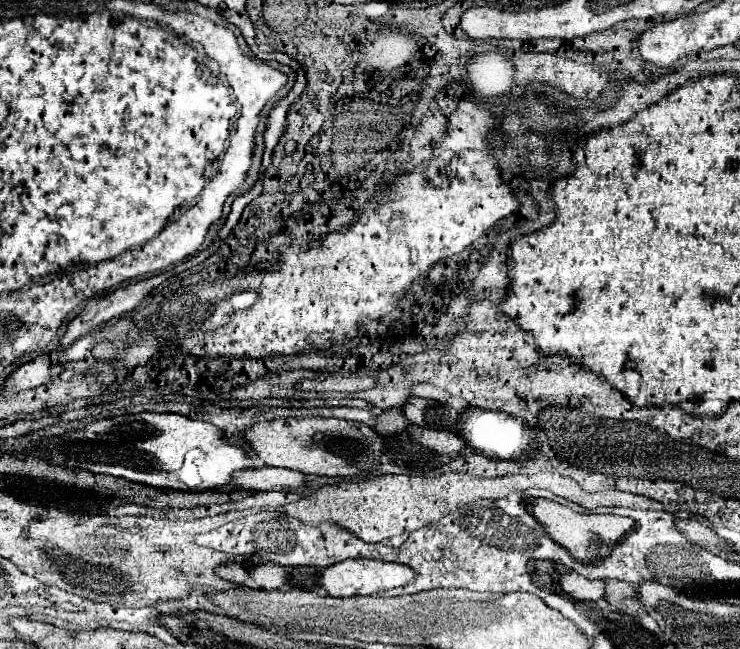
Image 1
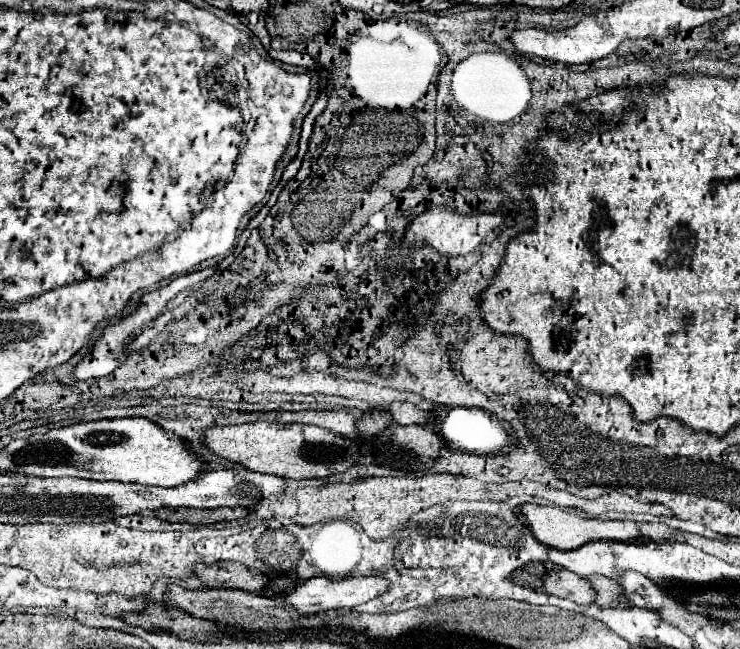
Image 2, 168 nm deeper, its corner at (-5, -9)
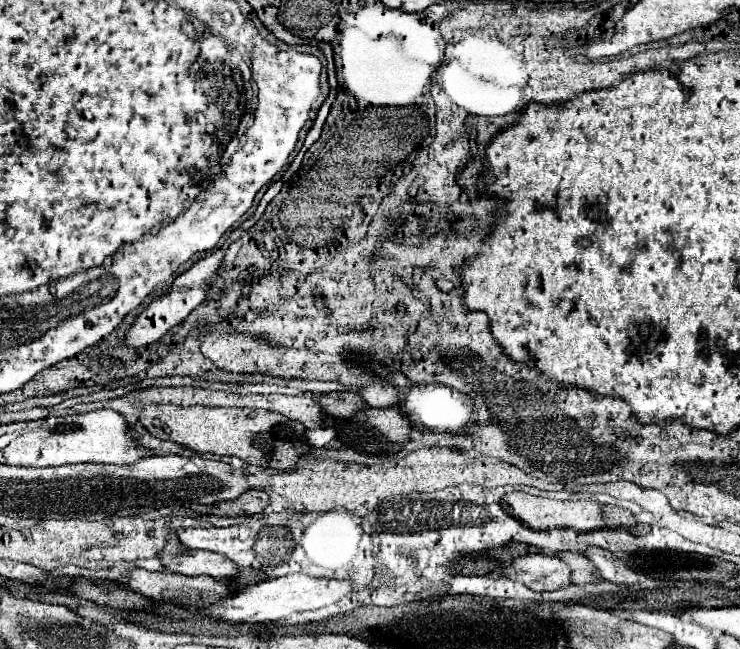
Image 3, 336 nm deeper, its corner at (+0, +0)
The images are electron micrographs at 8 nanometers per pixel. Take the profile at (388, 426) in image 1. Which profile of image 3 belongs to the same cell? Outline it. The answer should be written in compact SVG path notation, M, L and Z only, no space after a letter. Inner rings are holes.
M354 391L320 395L320 405L328 415L338 417L338 419L350 419L350 417L354 417L354 413L364 411L368 407L366 401Z

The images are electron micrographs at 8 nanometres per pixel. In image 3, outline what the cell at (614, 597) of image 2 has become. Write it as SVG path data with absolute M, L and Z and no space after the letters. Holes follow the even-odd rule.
M560 553L560 559L564 559L568 567L572 569L572 581L576 585L588 585L588 583L602 581L598 569L592 565L592 561L588 561L588 557L578 555L578 553Z

